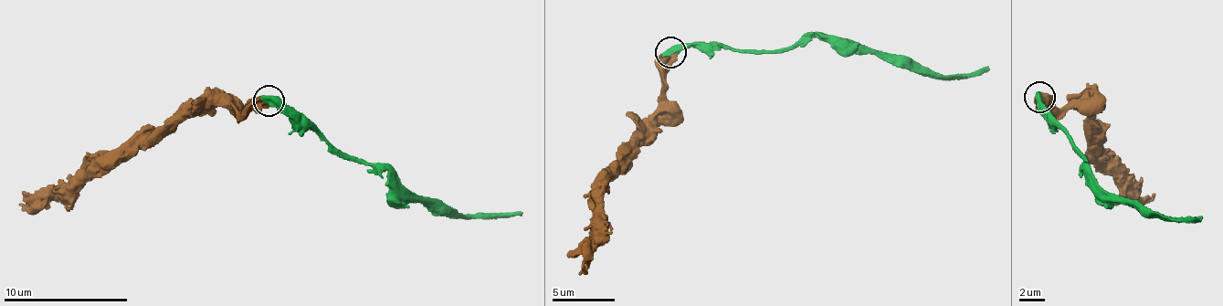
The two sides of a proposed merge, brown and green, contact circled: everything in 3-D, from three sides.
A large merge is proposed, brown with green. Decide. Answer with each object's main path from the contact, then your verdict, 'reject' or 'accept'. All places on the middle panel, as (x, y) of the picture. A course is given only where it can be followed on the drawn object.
brown via (669, 53), (669, 66), (658, 110), (620, 151), (604, 196), (604, 221), (579, 275) | green via (669, 53), (716, 47), (781, 50), (815, 37), (840, 37), (940, 75), (980, 74), (987, 65) | accept

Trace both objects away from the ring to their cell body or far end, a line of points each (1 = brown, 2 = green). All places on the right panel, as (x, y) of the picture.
1: (1039, 96), (1050, 96), (1055, 108), (1084, 101), (1088, 128), (1104, 171), (1126, 170), (1141, 197), (1151, 197)
2: (1039, 96), (1075, 147), (1084, 153), (1098, 186), (1121, 199), (1177, 218), (1200, 219), (1196, 216)

